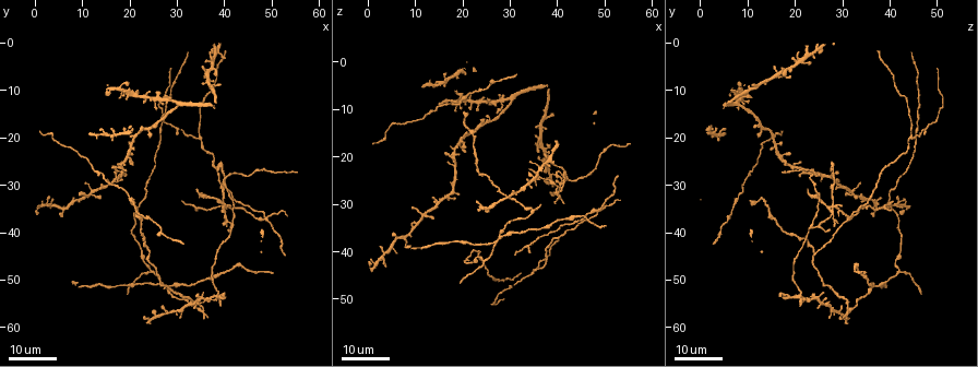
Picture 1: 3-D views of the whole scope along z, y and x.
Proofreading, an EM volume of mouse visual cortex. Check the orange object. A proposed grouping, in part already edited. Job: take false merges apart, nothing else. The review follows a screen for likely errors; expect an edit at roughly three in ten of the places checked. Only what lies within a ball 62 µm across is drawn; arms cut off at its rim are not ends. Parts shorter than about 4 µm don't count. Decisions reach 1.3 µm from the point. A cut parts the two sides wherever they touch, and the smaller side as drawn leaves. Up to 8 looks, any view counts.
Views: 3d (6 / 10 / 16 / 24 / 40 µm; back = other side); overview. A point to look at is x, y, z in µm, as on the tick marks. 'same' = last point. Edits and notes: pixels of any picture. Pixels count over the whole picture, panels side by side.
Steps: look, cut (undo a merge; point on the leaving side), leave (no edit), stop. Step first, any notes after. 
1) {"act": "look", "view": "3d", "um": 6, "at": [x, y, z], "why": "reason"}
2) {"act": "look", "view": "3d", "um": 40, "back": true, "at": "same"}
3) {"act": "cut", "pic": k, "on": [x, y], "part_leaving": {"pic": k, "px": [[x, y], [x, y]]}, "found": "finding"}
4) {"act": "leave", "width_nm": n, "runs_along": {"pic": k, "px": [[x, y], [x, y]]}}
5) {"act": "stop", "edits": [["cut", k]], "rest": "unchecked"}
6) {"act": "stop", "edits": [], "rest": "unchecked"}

{"act": "look", "view": "3d", "um": 24, "at": [41.0, 39.0, 24.0], "why": "arms part here"}

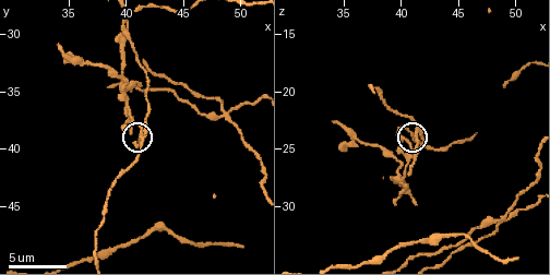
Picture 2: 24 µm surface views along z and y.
{"act": "look", "view": "3d", "um": 10, "at": "same"}

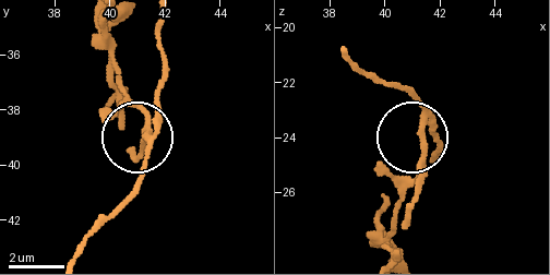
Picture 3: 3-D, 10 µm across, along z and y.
{"act": "cut", "pic": 3, "on": [423, 151], "arms": 3, "found": "a second neuron is stuck on"}

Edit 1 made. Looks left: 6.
{"act": "look", "view": "overview", "why": "redraw"}

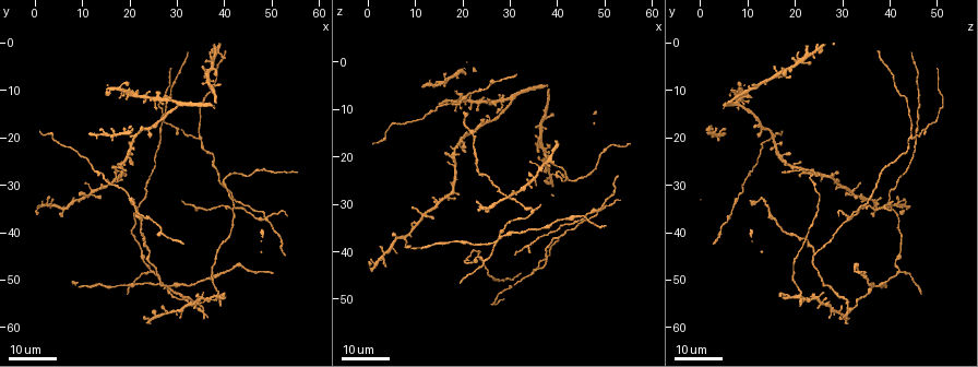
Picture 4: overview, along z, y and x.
{"act": "look", "view": "3d", "um": 16, "at": [48.5, 37.0, 31.5], "why": "four or more arms meet"}

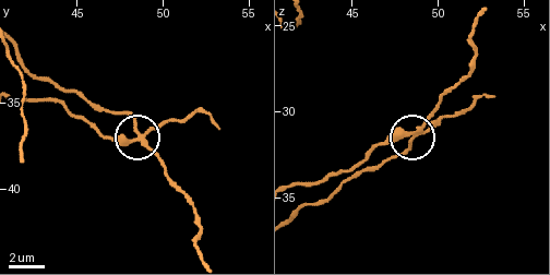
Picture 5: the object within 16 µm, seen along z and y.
{"act": "look", "view": "3d", "um": 10, "at": [48.3, 37.3, 31.3], "why": "zoom in"}

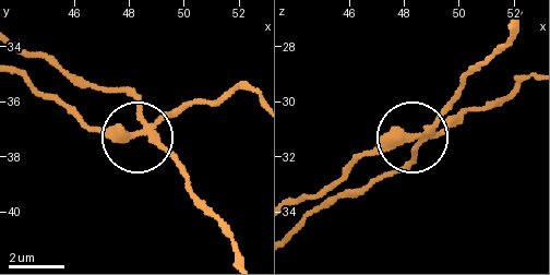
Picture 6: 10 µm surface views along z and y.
{"act": "cut", "pic": 6, "on": [180, 106], "arms": 4, "part_leaving": {"pic": 6, "px": [[144, 129], [126, 135], [97, 131], [20, 74]]}, "found": "two neurons meet here"}

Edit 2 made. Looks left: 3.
{"act": "look", "view": "overview"}

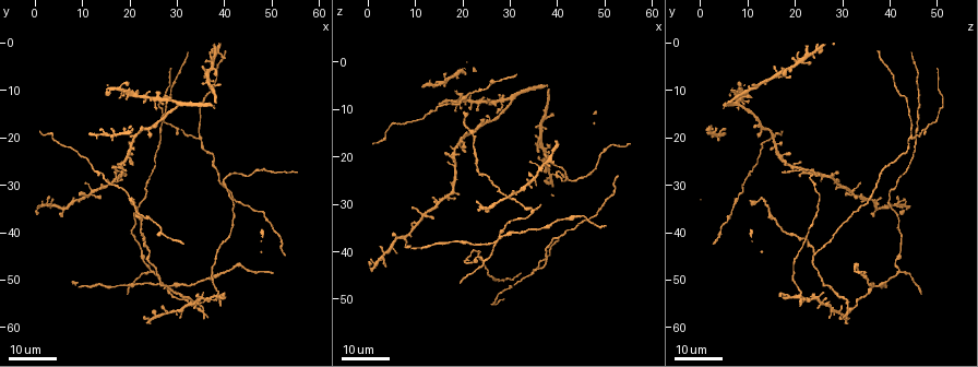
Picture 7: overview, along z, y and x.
{"act": "look", "view": "3d", "um": 16, "at": [21.0, 34.0, 6.5], "why": "sudden change in width"}

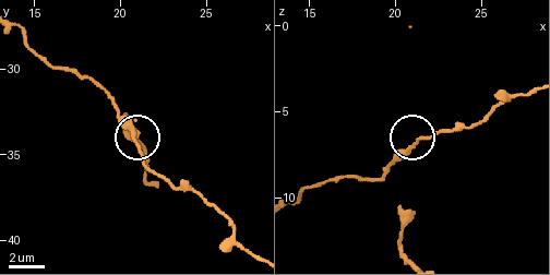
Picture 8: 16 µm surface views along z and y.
{"act": "look", "view": "3d", "um": 6, "at": [20.7, 34.1, 7.2], "why": "zoom in"}

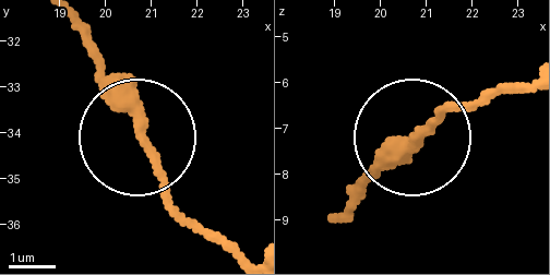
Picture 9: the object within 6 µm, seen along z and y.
{"act": "leave", "found": "continuous, no second neuron"}

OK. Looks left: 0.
{"act": "stop", "edits": [["cut", 3], ["cut", 6]], "rest": "unchecked"}

